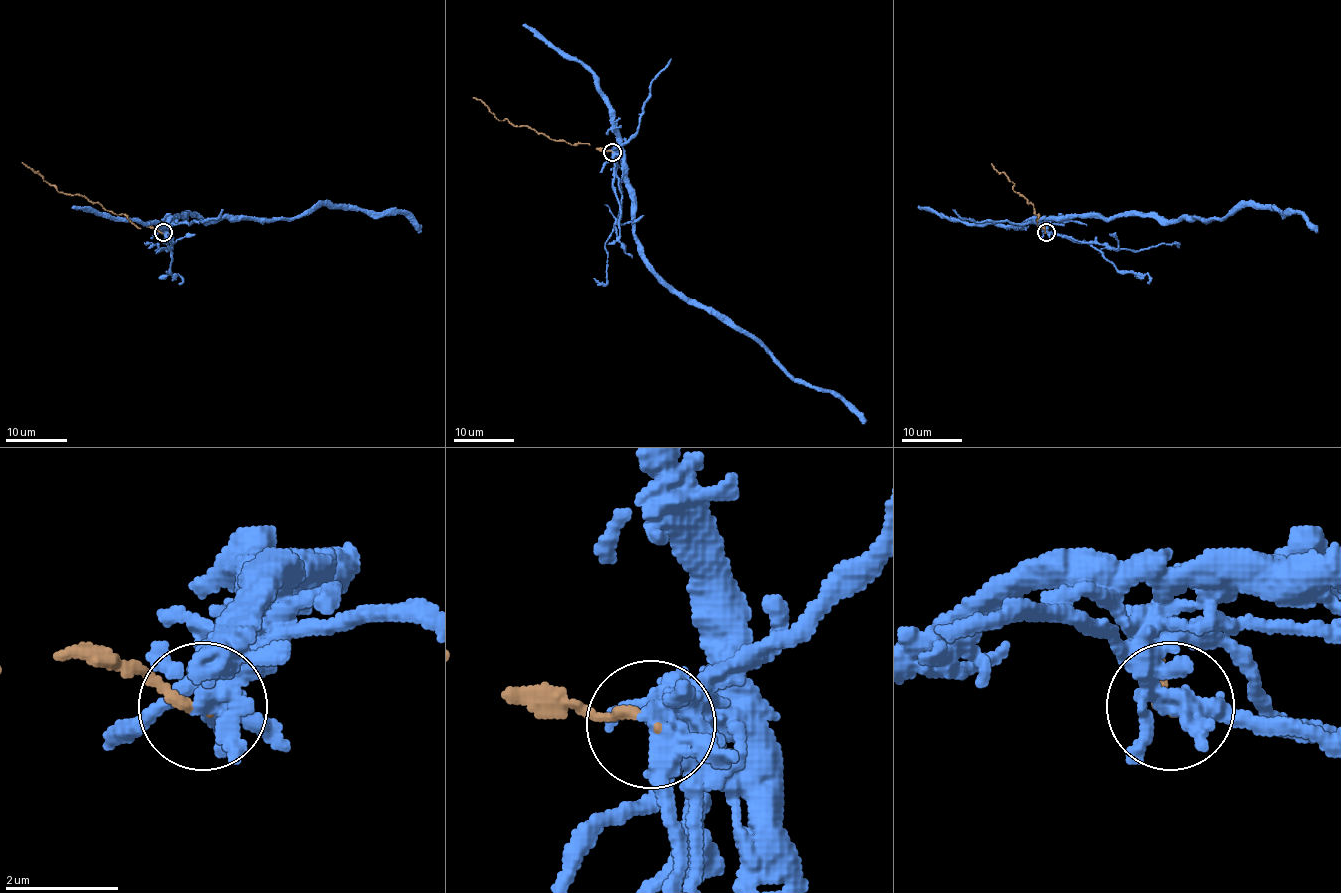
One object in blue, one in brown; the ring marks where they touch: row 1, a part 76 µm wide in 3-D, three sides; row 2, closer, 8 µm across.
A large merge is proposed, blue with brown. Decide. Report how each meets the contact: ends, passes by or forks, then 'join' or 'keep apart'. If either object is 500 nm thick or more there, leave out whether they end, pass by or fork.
blue forks | brown ends | keep apart

